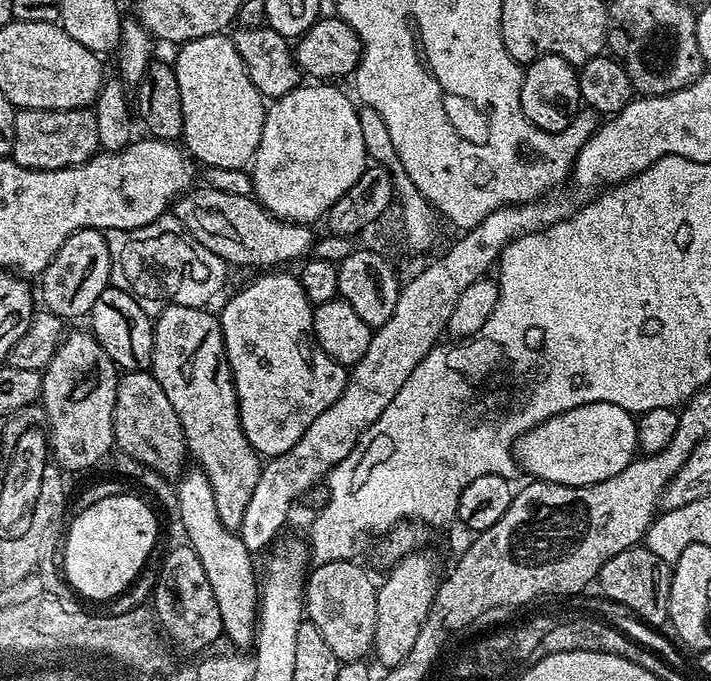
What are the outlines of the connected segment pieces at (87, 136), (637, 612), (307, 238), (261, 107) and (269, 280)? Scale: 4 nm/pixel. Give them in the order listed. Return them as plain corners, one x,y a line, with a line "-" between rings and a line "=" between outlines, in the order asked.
37,108
17,111
14,118
14,146
11,160
23,168
58,170
88,163
97,155
98,122
95,111
86,108
47,112
=
637,546
622,550
622,554
614,554
614,558
605,562
598,577
599,595
627,608
633,616
649,626
664,626
668,624
671,581
669,561
658,558
658,554
654,554
647,546
=
209,186
195,187
191,192
183,193
173,203
172,214
183,225
189,234
198,238
202,246
217,254
225,263
235,266
262,266
261,268
274,268
282,266
284,262
303,259
315,243
316,236
312,234
309,225
296,224
292,221
283,221
272,216
261,207
259,201
250,196
236,196
=
231,35
194,38
179,45
177,52
180,53
177,54
176,60
174,59
174,67
178,78
178,94
182,94
182,118
184,119
182,144
187,155
193,161
201,160
202,165
209,168
243,169
251,165
262,138
266,100
260,95
254,82
250,82
250,74
234,46
=
268,270
257,280
252,280
241,292
236,292
218,312
224,353
232,371
232,381
236,387
236,405
240,411
242,430
250,446
259,452
261,457
271,458
286,454
306,434
310,422
322,414
342,394
348,381
345,365
334,362
321,350
312,335
313,304
306,298
300,285
299,275
286,270

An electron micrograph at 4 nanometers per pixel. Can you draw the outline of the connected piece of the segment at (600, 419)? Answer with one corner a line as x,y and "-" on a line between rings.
594,402
578,406
574,410
566,410
534,426
516,439
514,455
517,465
532,475
529,477
545,484
561,484
577,488
602,482
606,478
614,478
614,474
622,474
622,470
626,470
626,466
637,455
636,421
637,417
633,413
622,410
622,406
614,406
610,402

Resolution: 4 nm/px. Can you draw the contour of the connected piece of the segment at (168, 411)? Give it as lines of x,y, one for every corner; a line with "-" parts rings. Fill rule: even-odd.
151,371
124,372
119,377
114,402
114,444
124,455
134,458
159,476
176,478
185,471
184,431
178,422
178,414
174,414
174,406
170,406
170,398
166,398

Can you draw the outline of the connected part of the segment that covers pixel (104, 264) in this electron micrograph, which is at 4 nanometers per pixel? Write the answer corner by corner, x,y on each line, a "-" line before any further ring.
83,228
62,242
58,254
54,254
46,270
40,273
38,296
44,299
43,307
47,311
71,322
75,316
87,317
91,313
94,302
98,302
98,294
110,287
111,279
112,255
107,235
99,228

